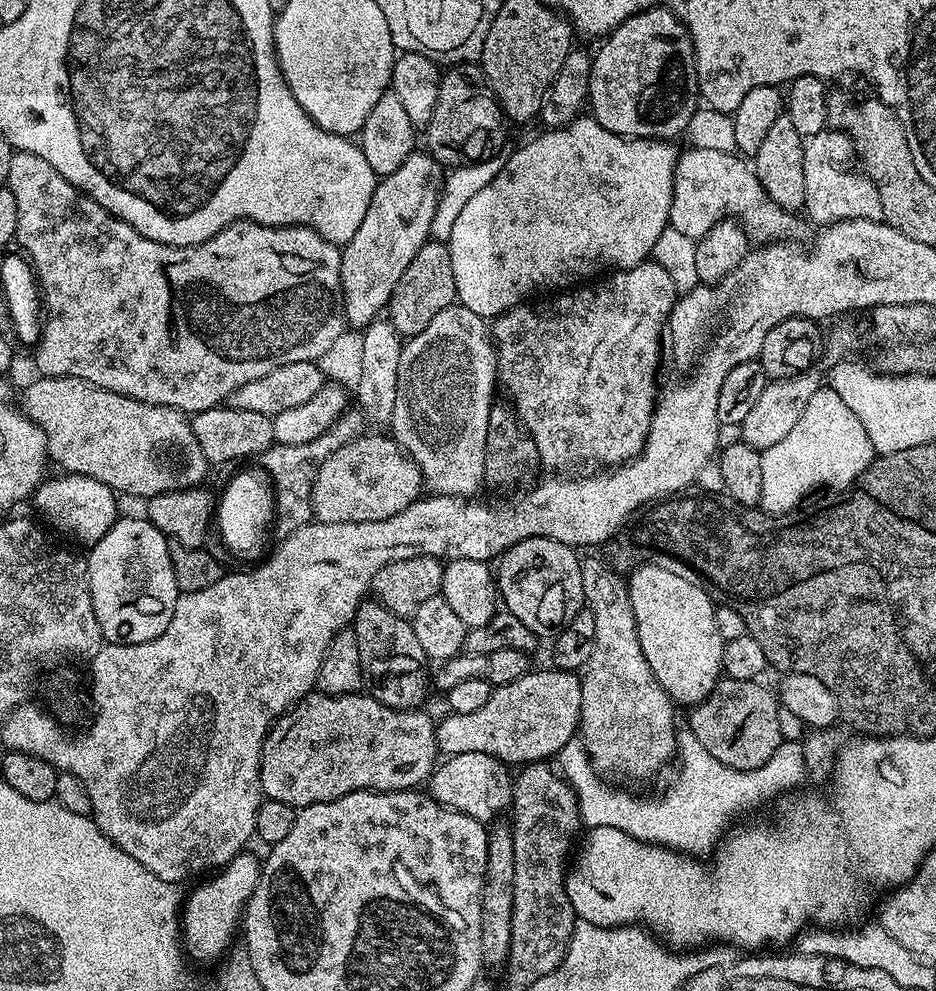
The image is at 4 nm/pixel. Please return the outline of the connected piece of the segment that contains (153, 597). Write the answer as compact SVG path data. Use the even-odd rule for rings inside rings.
M118 518L87 553L89 592L100 635L110 644L150 642L170 626L181 590L170 562L169 539L146 518Z

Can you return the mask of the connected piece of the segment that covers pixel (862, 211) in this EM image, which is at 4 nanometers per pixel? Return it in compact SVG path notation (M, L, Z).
M825 130L807 137L804 142L802 170L806 174L806 202L803 211L808 212L816 226L837 224L840 220L883 220L882 198L878 198L878 186L870 182L863 171L847 172L839 168L835 160L840 152L836 148L852 148L847 132Z

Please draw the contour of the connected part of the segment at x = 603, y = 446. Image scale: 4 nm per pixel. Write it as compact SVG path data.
M652 258L633 268L613 271L609 276L612 276L609 280L597 279L595 282L588 282L583 286L576 286L571 290L564 290L559 294L537 299L535 302L518 304L509 312L495 317L490 324L492 342L496 346L496 378L499 387L501 389L504 387L505 394L509 396L507 399L510 401L512 411L515 412L526 431L531 434L532 441L536 444L538 460L541 460L548 468L557 468L560 471L557 473L560 474L572 474L577 470L619 468L620 465L627 464L629 460L635 460L643 452L644 443L648 440L648 432L652 429L652 412L656 408L658 395L656 371L659 368L661 371L662 368L662 360L660 364L660 332L662 336L668 322L668 316L672 313L672 307L676 305L678 293L670 275L663 269L663 266L657 264Z

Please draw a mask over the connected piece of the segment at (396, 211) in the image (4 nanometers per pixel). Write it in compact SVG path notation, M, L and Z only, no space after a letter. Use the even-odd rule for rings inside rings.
M414 150L394 170L394 174L383 177L377 183L374 194L370 198L370 210L366 210L366 218L362 218L362 226L350 238L348 244L343 245L340 254L340 281L344 291L344 318L349 325L352 324L357 330L363 329L372 323L387 309L388 299L406 266L418 254L418 250L428 243L432 232L431 223L434 221L436 203L438 197L438 182L436 175L442 172L441 165L427 151Z

